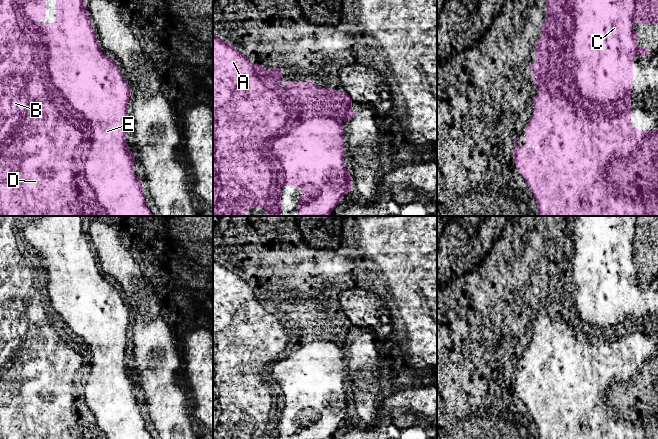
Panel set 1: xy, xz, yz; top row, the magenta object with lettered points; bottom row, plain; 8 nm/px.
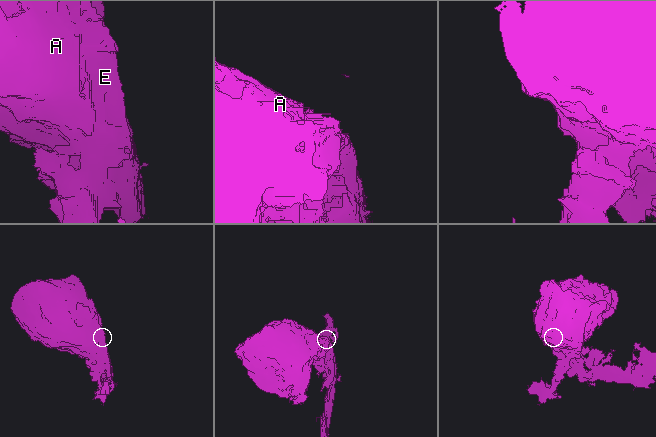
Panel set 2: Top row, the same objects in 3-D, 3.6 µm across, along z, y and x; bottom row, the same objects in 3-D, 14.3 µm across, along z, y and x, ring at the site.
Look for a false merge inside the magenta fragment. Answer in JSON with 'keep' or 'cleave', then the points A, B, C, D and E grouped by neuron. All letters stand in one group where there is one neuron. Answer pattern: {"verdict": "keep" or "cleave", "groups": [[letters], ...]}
{"verdict": "cleave", "groups": [["A", "B", "D"], ["C", "E"]]}

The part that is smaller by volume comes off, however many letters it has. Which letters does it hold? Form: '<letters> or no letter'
C, E

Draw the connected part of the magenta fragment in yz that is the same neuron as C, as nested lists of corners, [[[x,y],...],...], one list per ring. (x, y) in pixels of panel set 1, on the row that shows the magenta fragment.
[[[574,0],[573,59],[577,63],[575,77],[587,79],[587,64],[598,63],[599,74],[628,78],[633,82],[633,58],[649,56],[647,48],[637,46],[637,32],[633,31],[634,21],[638,24],[658,24],[658,0]]]

